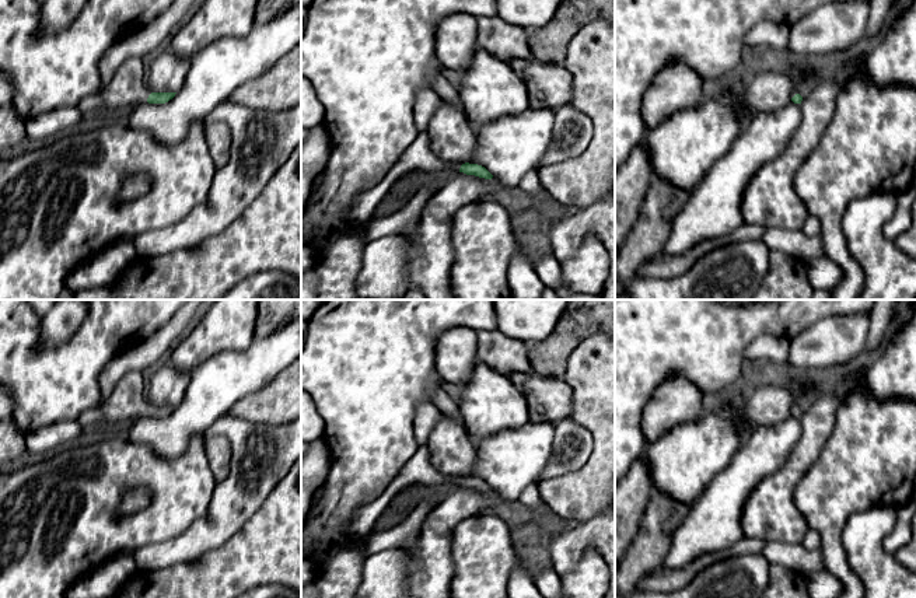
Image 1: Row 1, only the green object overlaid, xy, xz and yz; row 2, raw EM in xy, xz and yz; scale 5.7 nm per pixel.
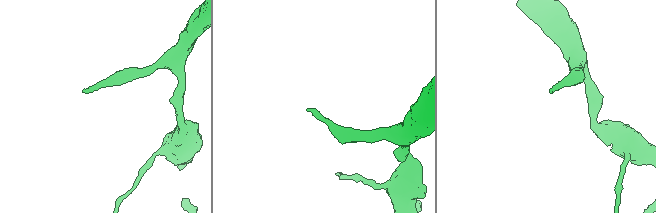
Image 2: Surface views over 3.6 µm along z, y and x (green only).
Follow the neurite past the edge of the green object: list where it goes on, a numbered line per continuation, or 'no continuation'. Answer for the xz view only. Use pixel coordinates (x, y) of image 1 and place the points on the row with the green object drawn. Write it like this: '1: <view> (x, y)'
1: xz (419, 156)

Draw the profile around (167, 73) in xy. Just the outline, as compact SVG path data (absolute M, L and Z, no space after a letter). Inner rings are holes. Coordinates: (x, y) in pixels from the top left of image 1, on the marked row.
M169 49L154 56L147 73L151 92L178 92L189 71L192 59L174 55Z

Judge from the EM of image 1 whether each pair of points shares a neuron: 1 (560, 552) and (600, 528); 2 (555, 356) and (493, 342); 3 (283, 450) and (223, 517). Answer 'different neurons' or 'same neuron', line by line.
1: same neuron
2: different neurons
3: same neuron

